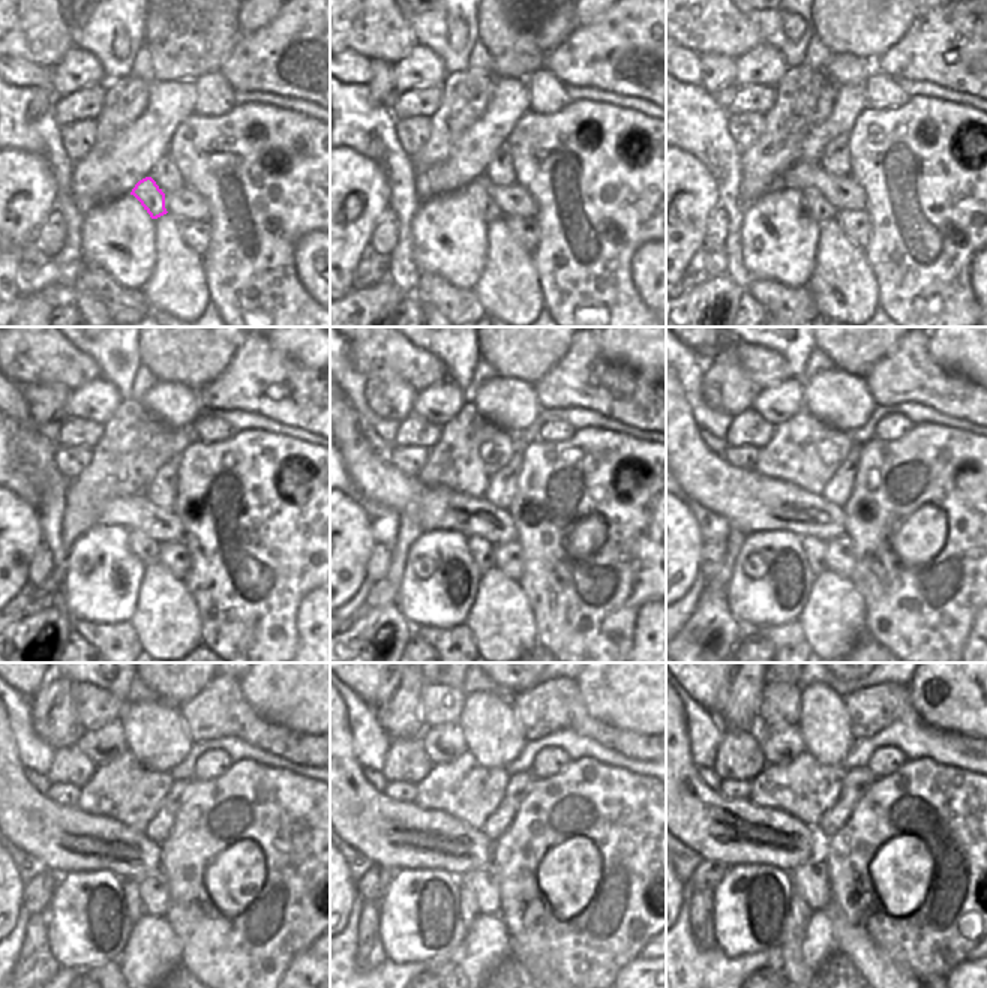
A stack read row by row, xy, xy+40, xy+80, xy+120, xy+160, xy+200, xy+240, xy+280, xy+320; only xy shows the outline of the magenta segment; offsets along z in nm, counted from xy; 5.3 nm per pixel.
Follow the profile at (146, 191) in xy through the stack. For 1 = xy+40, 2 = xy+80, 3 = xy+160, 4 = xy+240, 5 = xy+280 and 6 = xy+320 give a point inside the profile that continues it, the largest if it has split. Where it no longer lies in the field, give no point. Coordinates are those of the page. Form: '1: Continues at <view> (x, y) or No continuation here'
1: Continues at xy+40 (477, 191)
2: Continues at xy+80 (816, 206)
3: Continues at xy+160 (483, 552)
4: Continues at xy+240 (134, 901)
5: Continues at xy+280 (470, 909)
6: Continues at xy+320 (789, 961)

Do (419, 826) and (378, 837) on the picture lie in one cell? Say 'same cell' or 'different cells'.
same cell

